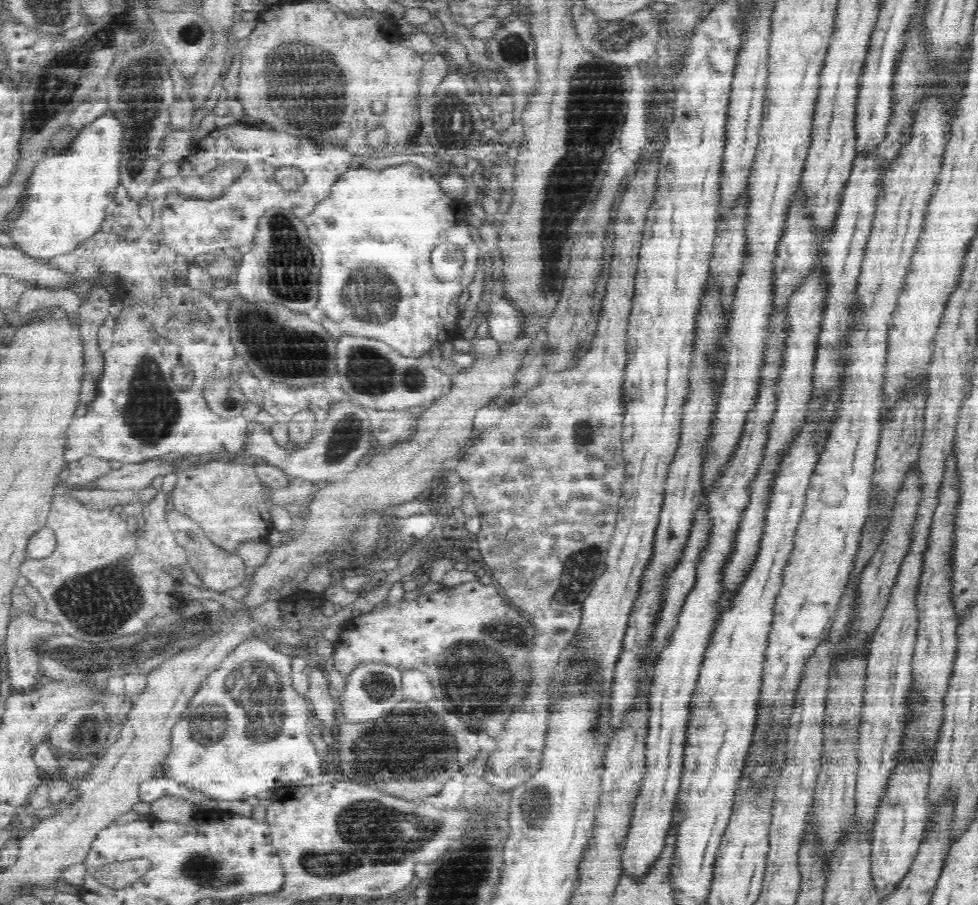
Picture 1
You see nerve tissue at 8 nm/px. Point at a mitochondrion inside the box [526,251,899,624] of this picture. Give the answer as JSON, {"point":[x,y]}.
{"point":[577,571]}

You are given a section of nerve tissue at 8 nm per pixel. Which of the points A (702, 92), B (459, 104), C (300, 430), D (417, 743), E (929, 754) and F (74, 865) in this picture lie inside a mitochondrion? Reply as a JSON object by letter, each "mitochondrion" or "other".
{"A":"other","B":"mitochondrion","C":"other","D":"mitochondrion","E":"other","F":"other"}

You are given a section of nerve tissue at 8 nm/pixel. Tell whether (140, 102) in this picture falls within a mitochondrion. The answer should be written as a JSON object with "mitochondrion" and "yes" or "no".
{"mitochondrion":"yes"}

